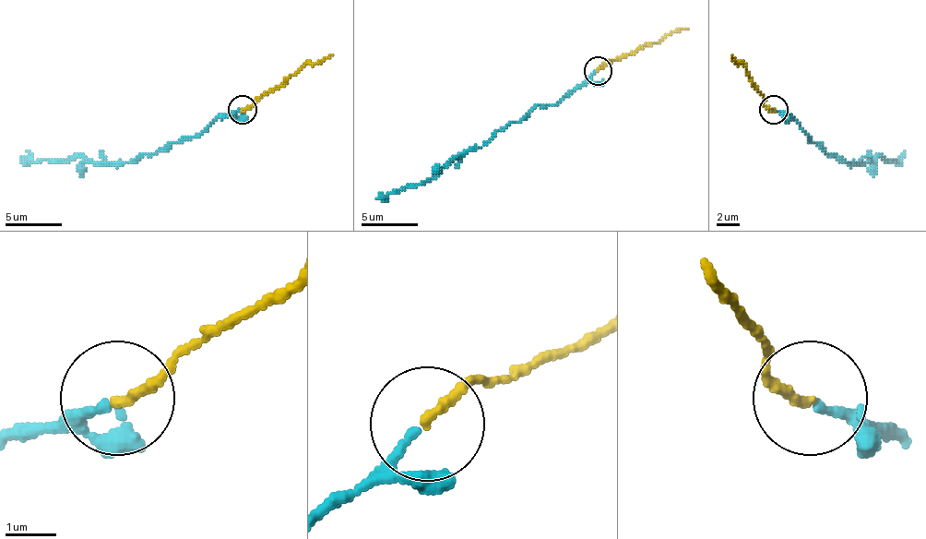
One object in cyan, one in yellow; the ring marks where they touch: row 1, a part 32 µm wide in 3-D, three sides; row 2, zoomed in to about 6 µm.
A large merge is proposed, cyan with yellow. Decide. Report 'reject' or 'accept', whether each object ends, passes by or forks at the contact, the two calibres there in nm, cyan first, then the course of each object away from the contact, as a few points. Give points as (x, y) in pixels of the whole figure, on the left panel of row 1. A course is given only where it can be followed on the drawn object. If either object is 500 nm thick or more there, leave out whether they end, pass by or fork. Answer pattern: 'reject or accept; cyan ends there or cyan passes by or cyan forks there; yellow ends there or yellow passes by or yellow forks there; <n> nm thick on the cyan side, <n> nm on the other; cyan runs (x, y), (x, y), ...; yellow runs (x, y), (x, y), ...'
accept; cyan ends there; yellow ends there; 180 nm thick on the cyan side, 200 nm on the other; cyan runs (242, 112), (128, 162), (75, 157), (32, 162), (20, 157); yellow runs (242, 109), (278, 89), (306, 63), (332, 54)

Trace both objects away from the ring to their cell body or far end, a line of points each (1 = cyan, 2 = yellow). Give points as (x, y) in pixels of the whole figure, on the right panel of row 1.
1: (774, 112), (794, 120), (825, 151), (836, 154), (848, 162), (862, 162), (882, 157), (896, 162), (902, 157)
2: (774, 109), (763, 102), (757, 89), (731, 54)

